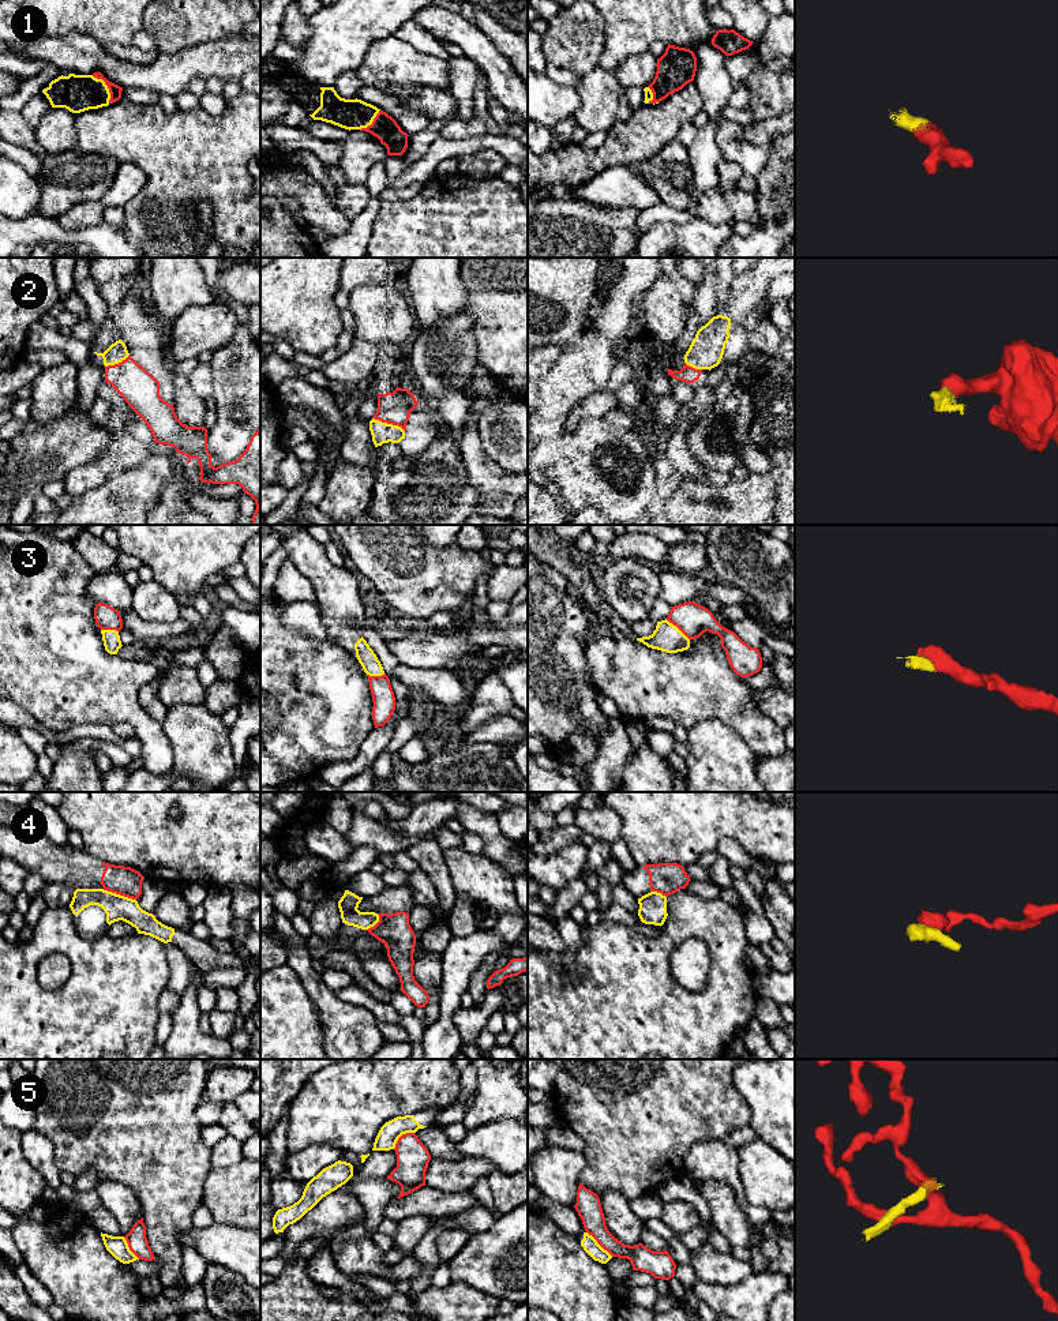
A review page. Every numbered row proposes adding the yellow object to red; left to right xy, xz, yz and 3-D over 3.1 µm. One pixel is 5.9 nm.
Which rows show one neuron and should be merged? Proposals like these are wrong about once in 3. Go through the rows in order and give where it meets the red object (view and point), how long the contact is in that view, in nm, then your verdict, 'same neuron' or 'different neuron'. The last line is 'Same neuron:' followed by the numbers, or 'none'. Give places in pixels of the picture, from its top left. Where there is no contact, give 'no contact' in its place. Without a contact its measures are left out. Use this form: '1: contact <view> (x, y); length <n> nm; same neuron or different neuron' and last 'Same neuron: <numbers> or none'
1: contact xy (107, 85); length 200 nm; same neuron
2: contact xz (389, 423); length 200 nm; same neuron
3: contact yz (678, 627); length 190 nm; same neuron
4: contact xy (119, 893); length 220 nm; different neuron
5: contact yz (600, 1245); length 220 nm; different neuron
Same neuron: 1, 2, 3

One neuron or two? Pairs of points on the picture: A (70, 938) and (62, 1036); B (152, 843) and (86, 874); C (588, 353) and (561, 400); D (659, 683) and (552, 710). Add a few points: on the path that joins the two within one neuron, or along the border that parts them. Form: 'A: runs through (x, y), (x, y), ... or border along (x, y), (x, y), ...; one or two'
A: runs through (79, 963), (79, 1012); one
B: border along (85, 851), (101, 862); two
C: runs through (585, 364), (561, 389); one
D: border along (588, 663), (588, 676), (600, 693); two

